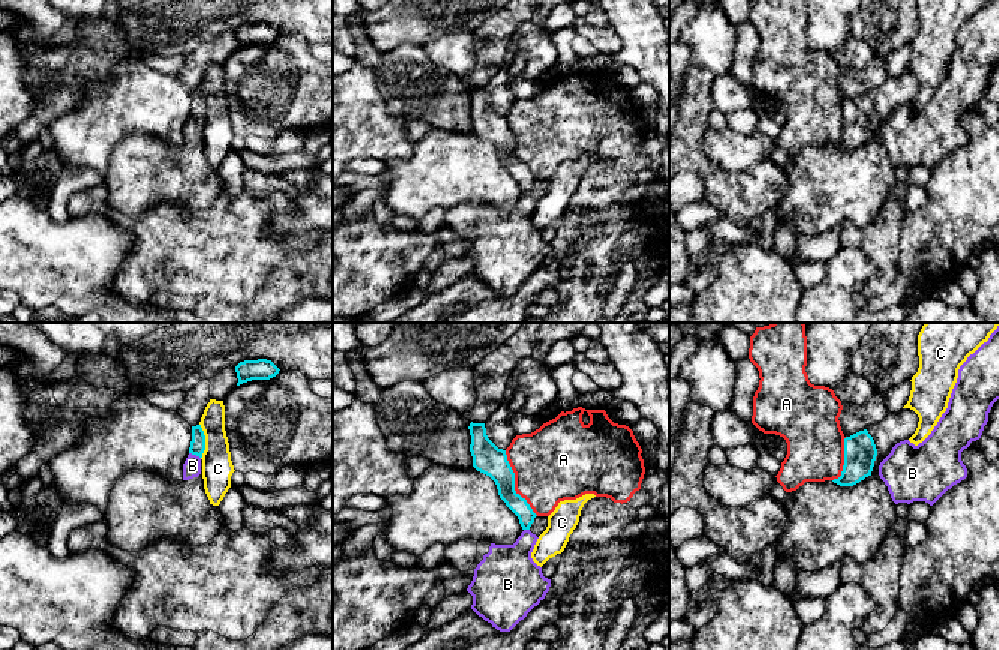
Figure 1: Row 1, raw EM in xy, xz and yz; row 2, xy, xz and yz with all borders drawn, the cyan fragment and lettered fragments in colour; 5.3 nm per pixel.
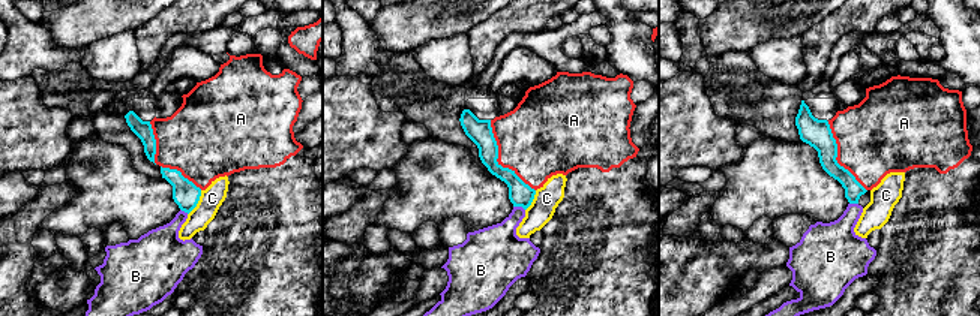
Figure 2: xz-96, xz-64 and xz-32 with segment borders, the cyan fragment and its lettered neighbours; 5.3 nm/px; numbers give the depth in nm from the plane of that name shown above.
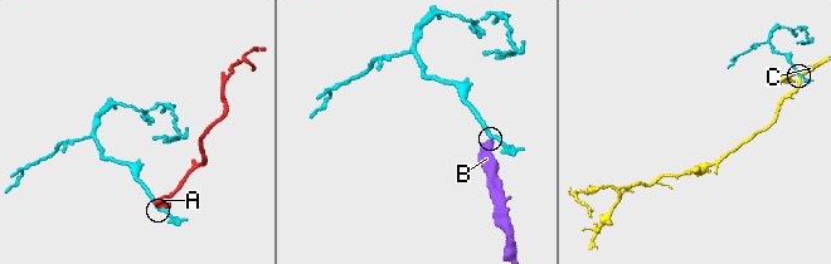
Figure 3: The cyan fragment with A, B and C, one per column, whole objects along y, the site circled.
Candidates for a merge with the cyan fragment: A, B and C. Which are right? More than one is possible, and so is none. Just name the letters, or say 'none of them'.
none of them

